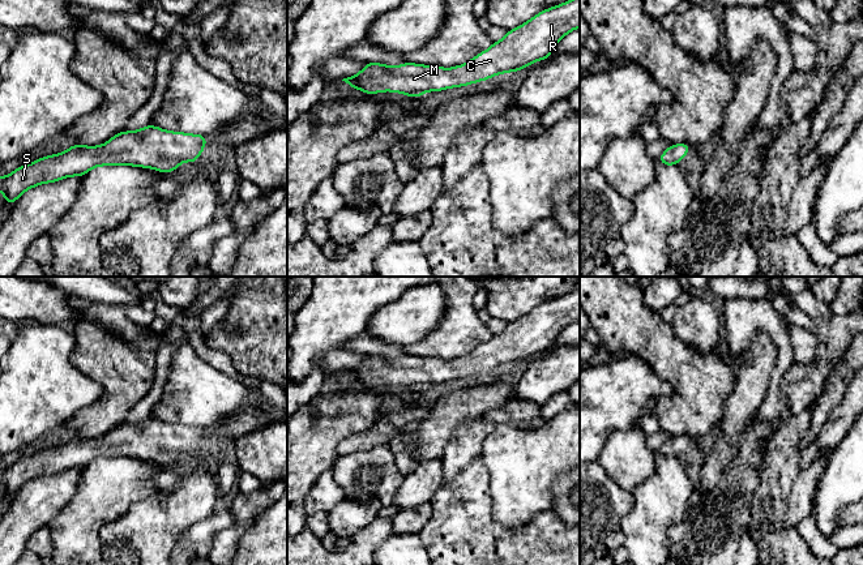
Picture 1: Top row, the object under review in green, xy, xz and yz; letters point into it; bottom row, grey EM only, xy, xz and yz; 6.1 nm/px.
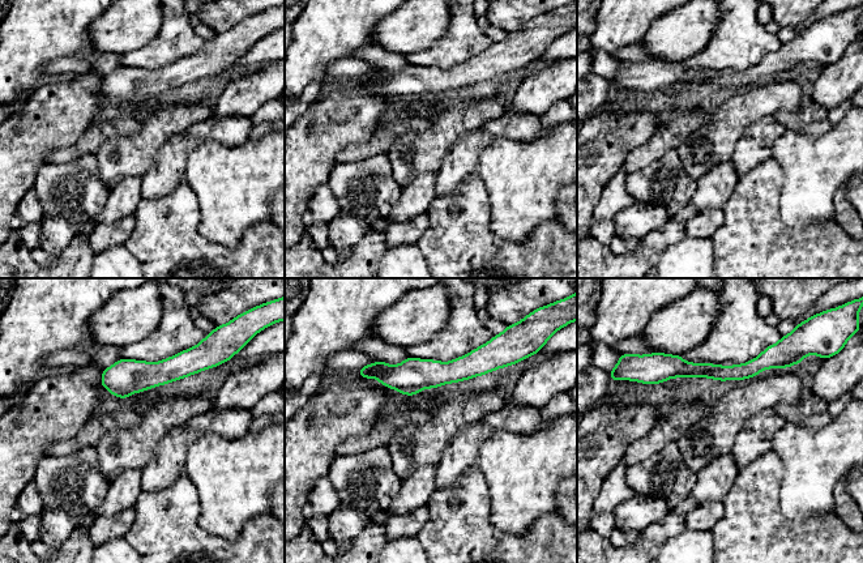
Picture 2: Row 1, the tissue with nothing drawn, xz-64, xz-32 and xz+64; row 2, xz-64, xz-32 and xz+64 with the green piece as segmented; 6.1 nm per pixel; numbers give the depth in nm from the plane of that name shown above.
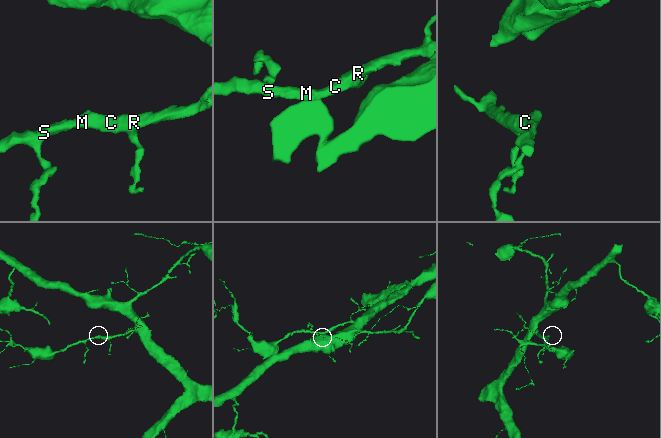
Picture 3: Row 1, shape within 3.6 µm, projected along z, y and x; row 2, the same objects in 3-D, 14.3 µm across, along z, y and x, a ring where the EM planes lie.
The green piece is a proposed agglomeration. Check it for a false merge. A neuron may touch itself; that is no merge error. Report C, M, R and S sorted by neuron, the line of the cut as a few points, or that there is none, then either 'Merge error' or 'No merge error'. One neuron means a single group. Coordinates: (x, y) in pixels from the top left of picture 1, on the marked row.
Groups: C M R S. No split. No merge error

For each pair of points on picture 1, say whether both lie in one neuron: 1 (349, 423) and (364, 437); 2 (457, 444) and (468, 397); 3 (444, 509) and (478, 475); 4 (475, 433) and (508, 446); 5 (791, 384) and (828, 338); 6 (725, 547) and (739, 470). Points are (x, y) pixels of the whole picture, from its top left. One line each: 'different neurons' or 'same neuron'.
1: different neurons
2: different neurons
3: same neuron
4: different neurons
5: same neuron
6: same neuron

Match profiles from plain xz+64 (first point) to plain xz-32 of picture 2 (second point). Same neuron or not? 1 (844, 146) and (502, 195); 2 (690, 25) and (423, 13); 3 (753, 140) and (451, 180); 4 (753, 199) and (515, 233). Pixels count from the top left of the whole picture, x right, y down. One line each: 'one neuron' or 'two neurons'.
1: one neuron
2: one neuron
3: one neuron
4: two neurons

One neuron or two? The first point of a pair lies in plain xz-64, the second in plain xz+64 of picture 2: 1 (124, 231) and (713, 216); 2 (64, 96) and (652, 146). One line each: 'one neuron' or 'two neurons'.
1: one neuron
2: two neurons

